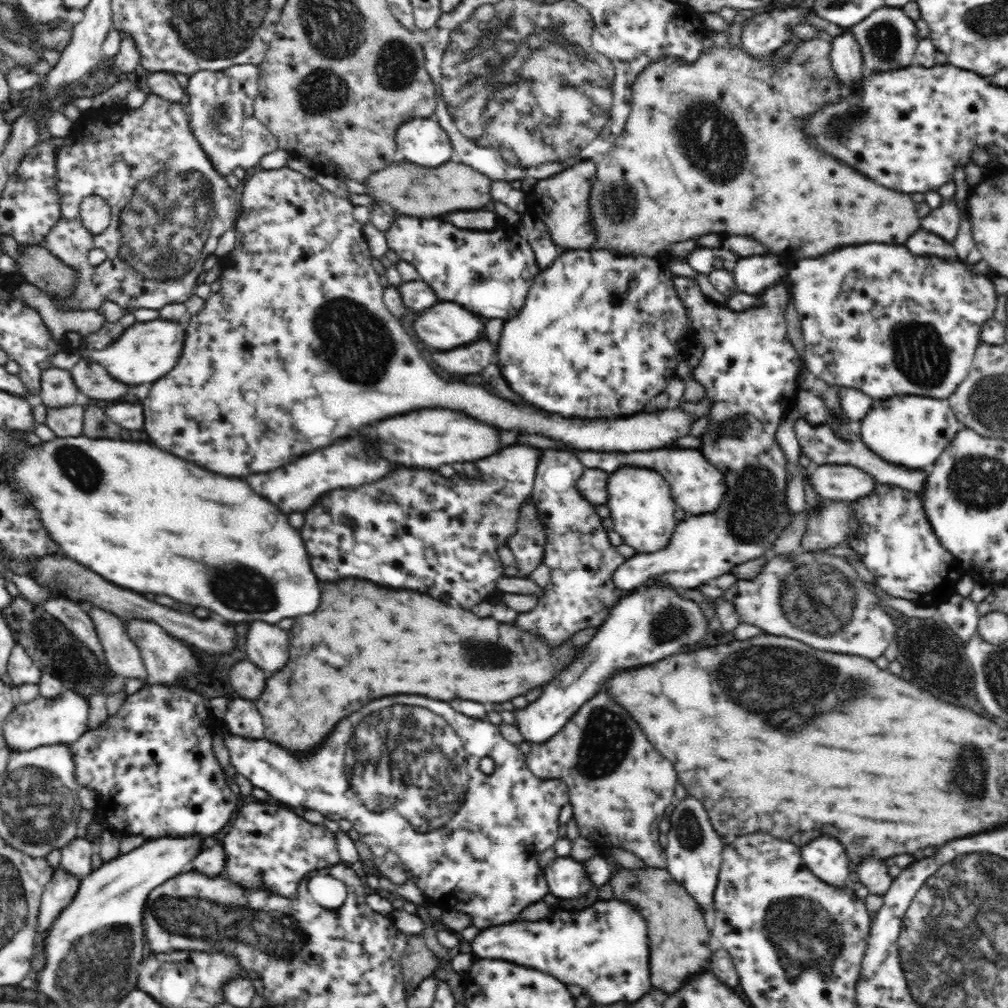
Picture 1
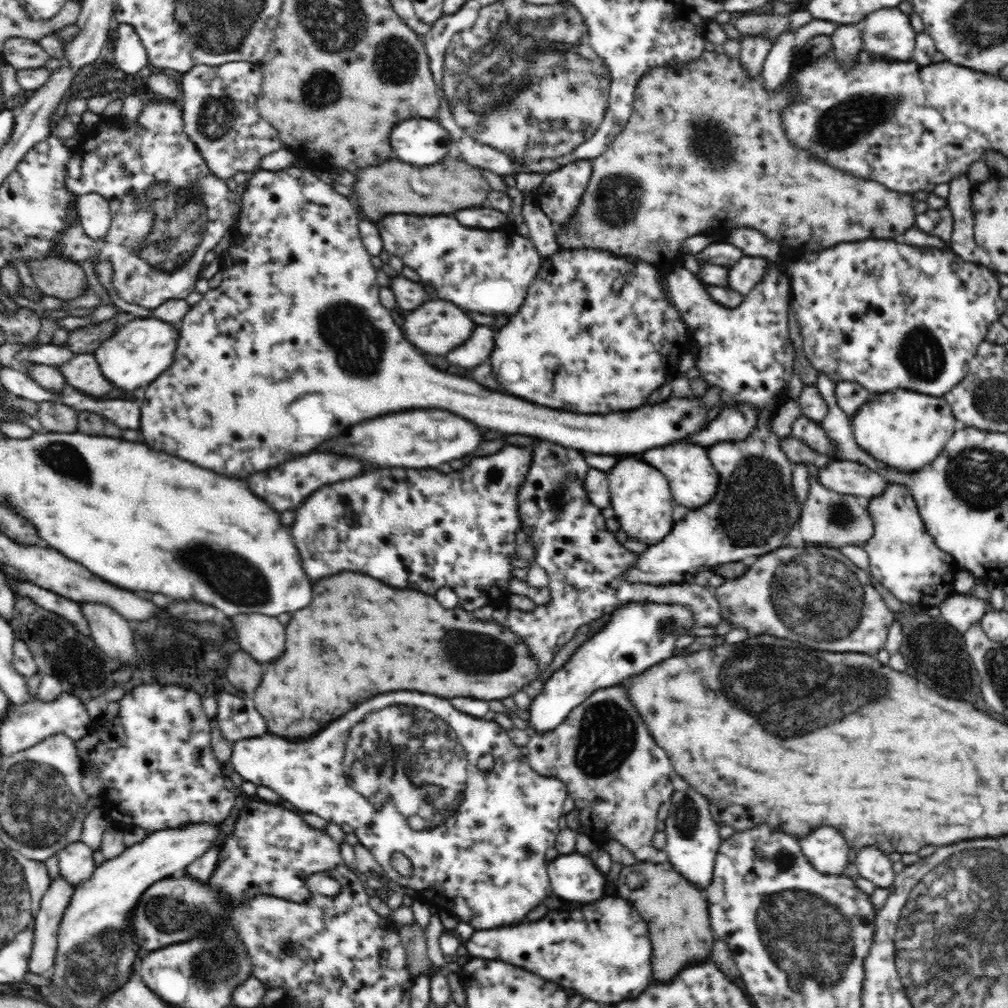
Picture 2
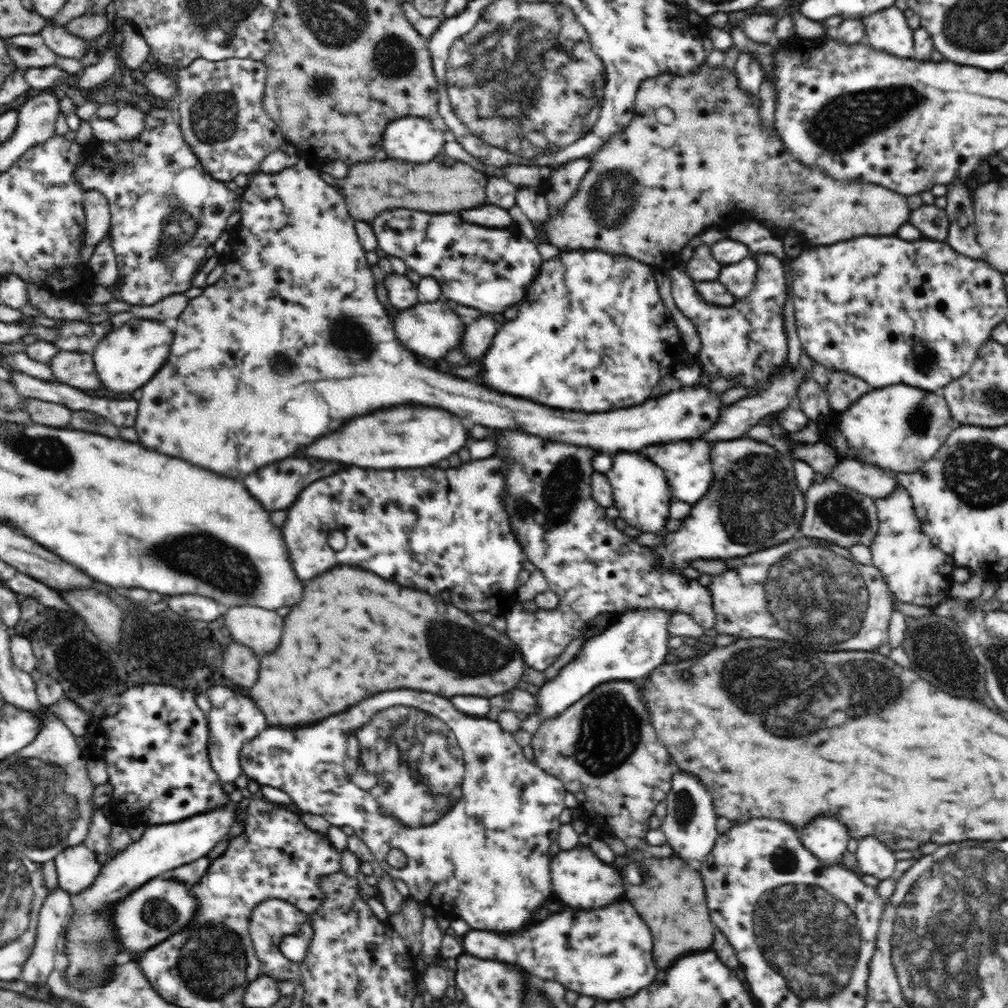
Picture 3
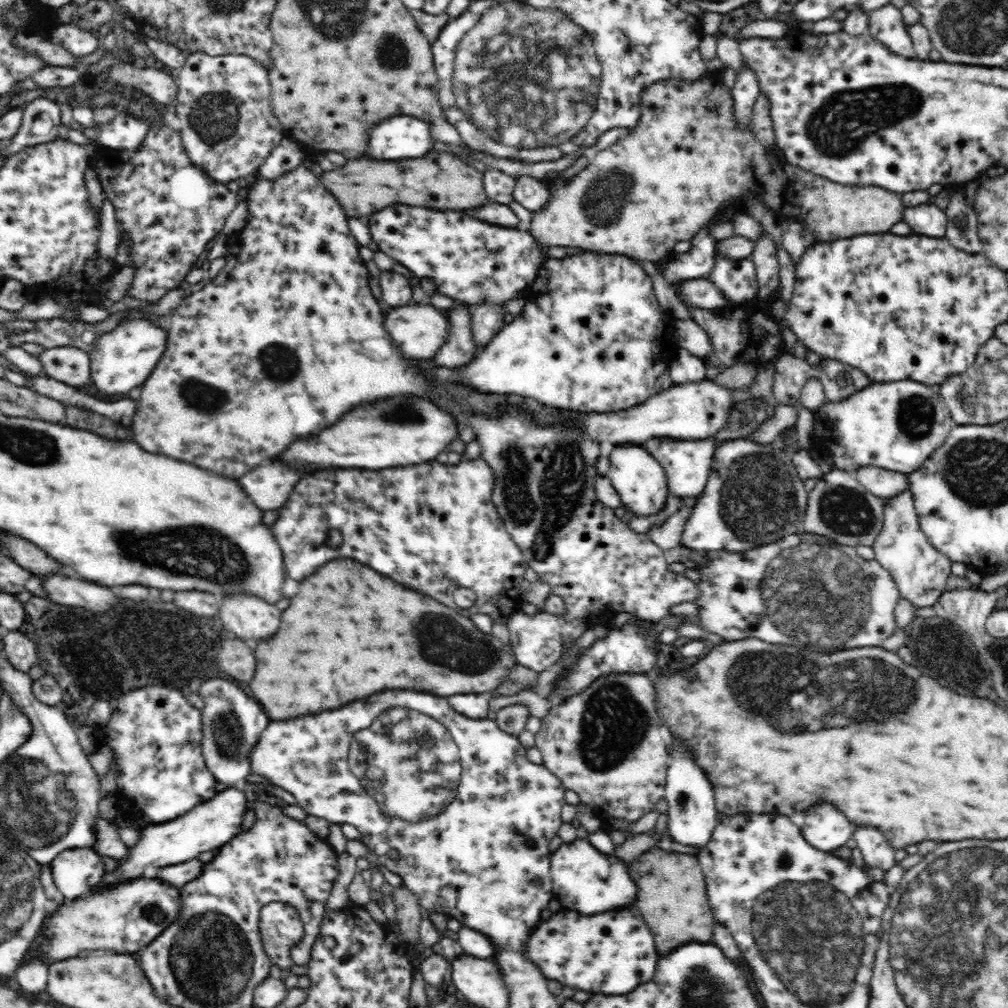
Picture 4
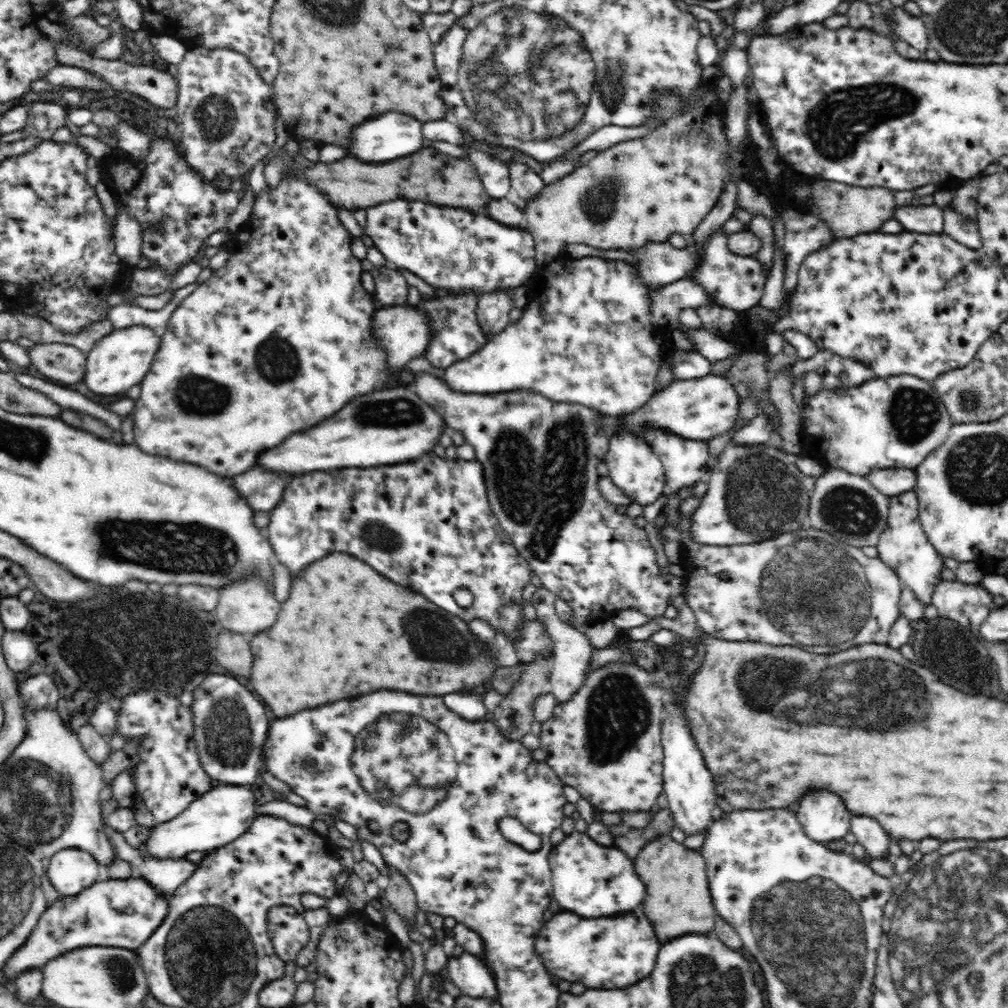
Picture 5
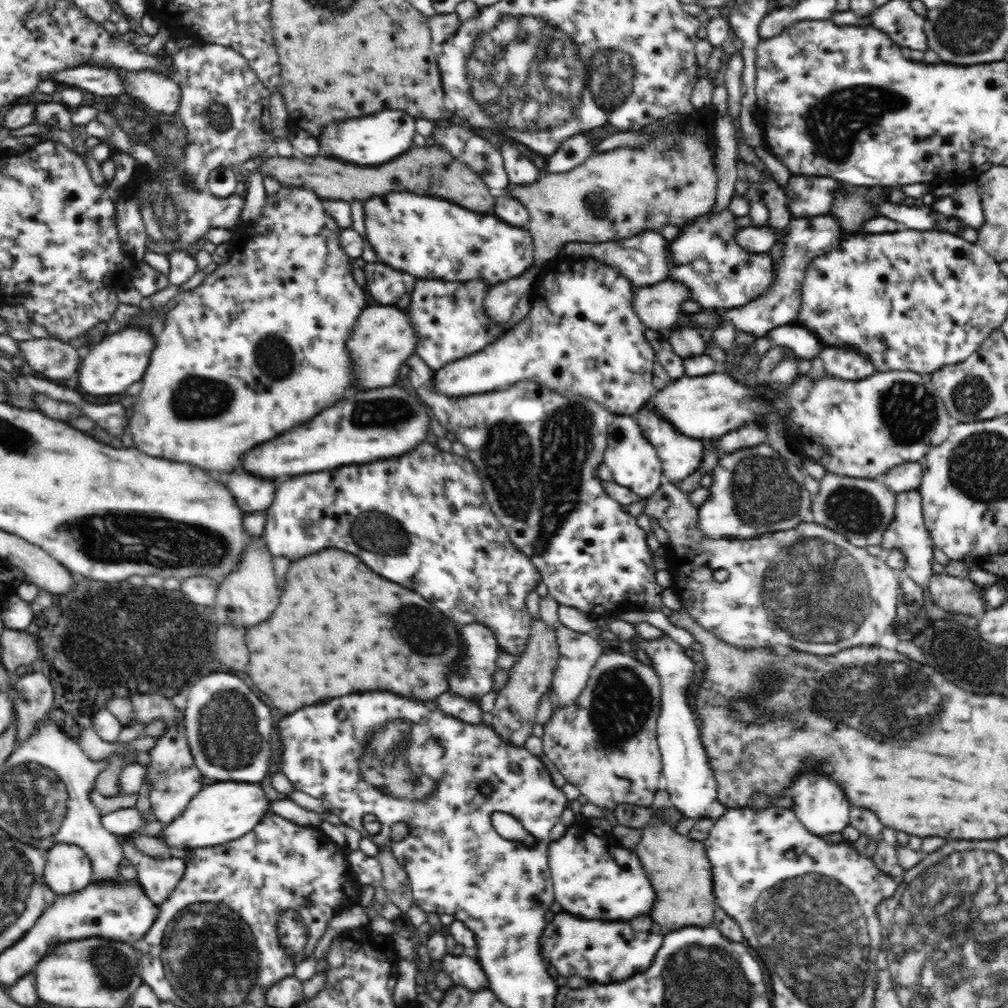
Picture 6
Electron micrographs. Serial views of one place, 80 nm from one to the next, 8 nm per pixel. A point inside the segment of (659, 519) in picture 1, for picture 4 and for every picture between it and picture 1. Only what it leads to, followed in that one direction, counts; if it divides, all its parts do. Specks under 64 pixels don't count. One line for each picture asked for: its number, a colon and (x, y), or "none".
2: (640, 495)
3: (641, 492)
4: (640, 480)

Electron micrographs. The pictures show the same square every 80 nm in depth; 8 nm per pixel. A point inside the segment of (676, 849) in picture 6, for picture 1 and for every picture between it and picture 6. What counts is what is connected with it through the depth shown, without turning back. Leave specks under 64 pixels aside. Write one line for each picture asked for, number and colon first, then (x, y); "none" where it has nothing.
1: (678, 939)
2: (677, 913)
3: (669, 894)
4: (671, 889)
5: (677, 899)

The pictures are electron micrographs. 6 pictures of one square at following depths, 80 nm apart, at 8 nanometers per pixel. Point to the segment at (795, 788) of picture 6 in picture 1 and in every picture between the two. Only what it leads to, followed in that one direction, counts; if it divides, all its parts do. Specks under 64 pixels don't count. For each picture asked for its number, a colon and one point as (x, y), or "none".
1: (827, 859)
2: (826, 850)
3: (826, 838)
4: (826, 829)
5: (822, 814)

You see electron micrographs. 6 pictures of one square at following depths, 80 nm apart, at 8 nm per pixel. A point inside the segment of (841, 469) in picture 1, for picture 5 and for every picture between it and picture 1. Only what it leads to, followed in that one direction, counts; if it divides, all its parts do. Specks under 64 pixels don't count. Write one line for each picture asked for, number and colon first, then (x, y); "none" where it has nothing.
2: (844, 476)
3: (868, 479)
4: (881, 482)
5: (893, 481)

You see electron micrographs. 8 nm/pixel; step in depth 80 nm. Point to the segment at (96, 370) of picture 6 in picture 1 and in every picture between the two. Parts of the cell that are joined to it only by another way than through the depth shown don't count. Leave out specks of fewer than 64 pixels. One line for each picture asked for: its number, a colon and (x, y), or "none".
1: (146, 351)
2: (142, 349)
3: (128, 357)
4: (123, 358)
5: (119, 360)

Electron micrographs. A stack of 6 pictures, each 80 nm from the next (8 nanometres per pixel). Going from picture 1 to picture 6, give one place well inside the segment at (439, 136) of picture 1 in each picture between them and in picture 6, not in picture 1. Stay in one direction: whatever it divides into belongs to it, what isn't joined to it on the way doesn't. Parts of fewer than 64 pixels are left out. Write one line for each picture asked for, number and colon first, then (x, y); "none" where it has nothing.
2: (419, 141)
3: (412, 139)
4: (398, 137)
5: (390, 136)
6: (370, 140)

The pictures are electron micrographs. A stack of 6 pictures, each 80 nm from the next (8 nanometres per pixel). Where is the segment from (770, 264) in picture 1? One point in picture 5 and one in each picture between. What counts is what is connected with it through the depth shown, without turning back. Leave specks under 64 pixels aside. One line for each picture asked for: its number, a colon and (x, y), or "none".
2: (745, 275)
3: (739, 278)
4: (738, 281)
5: (734, 282)

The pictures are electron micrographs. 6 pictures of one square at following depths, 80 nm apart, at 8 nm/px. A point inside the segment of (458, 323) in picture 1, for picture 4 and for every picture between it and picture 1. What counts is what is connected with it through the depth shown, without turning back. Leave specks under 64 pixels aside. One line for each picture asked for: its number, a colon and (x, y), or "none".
2: (438, 326)
3: (432, 329)
4: (418, 331)

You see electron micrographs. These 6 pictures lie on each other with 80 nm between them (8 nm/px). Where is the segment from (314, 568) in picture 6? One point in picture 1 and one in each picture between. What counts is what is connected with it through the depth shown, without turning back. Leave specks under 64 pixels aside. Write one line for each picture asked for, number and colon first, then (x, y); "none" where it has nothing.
1: (399, 641)
2: (376, 639)
3: (354, 634)
4: (349, 632)
5: (345, 631)

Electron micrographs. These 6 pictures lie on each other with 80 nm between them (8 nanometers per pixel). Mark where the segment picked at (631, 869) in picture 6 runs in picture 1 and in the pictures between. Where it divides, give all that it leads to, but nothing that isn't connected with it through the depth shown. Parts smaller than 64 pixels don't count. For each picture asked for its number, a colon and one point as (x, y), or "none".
1: (566, 878)
2: (573, 877)
3: (578, 877)
4: (584, 879)
5: (588, 878)

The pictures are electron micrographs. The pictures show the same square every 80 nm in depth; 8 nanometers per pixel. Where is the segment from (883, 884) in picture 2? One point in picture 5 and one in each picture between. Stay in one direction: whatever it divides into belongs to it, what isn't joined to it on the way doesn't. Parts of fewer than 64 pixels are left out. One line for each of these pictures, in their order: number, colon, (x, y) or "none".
3: (874, 858)
4: (877, 853)
5: (871, 836)

